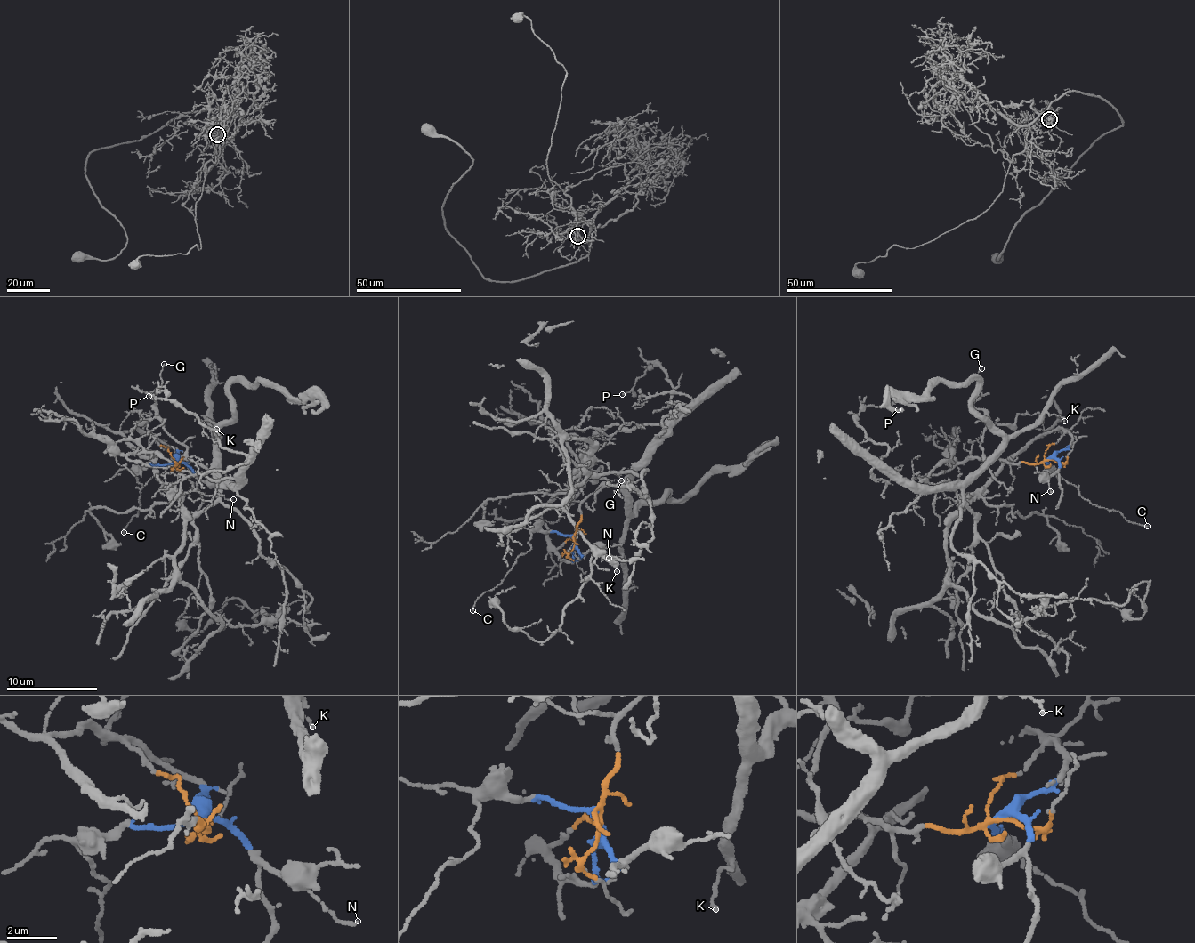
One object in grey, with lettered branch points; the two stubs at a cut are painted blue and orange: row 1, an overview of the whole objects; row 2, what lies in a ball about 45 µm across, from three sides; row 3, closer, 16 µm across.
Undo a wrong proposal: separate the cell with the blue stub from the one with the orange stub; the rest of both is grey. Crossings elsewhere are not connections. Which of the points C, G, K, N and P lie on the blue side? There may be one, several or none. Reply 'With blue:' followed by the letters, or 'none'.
With blue: C, N

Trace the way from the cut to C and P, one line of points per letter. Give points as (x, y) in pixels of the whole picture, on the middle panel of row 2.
C: (575, 538), (535, 530), (528, 541), (531, 547), (518, 558), (513, 568), (496, 586), (479, 597), (472, 611)
P: (575, 538), (579, 504), (602, 485), (625, 486), (689, 411), (668, 404), (671, 385), (650, 361), (621, 395)

